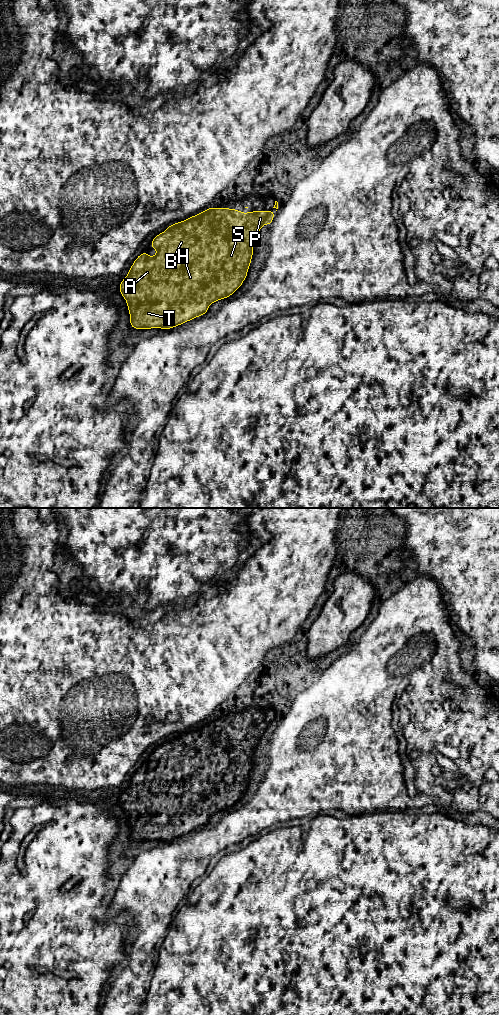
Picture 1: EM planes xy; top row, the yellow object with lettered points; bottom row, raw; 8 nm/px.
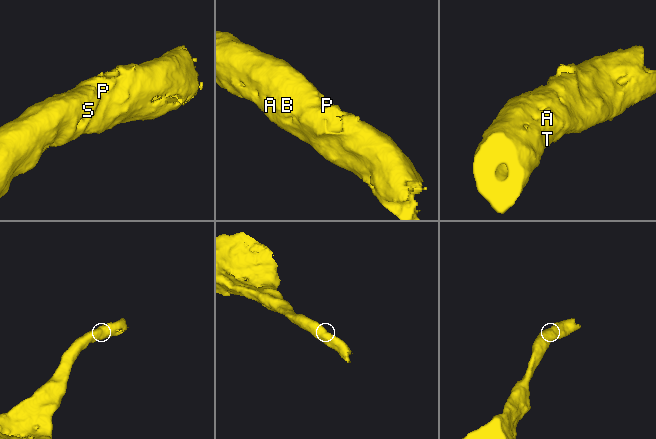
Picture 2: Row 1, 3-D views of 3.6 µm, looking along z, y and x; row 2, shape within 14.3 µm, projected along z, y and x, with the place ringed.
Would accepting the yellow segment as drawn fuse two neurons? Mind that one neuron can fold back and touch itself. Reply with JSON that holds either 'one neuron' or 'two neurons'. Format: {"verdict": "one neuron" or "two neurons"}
{"verdict": "one neuron"}

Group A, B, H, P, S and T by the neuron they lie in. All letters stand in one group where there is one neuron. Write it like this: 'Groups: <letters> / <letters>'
Groups: A B H P S T

